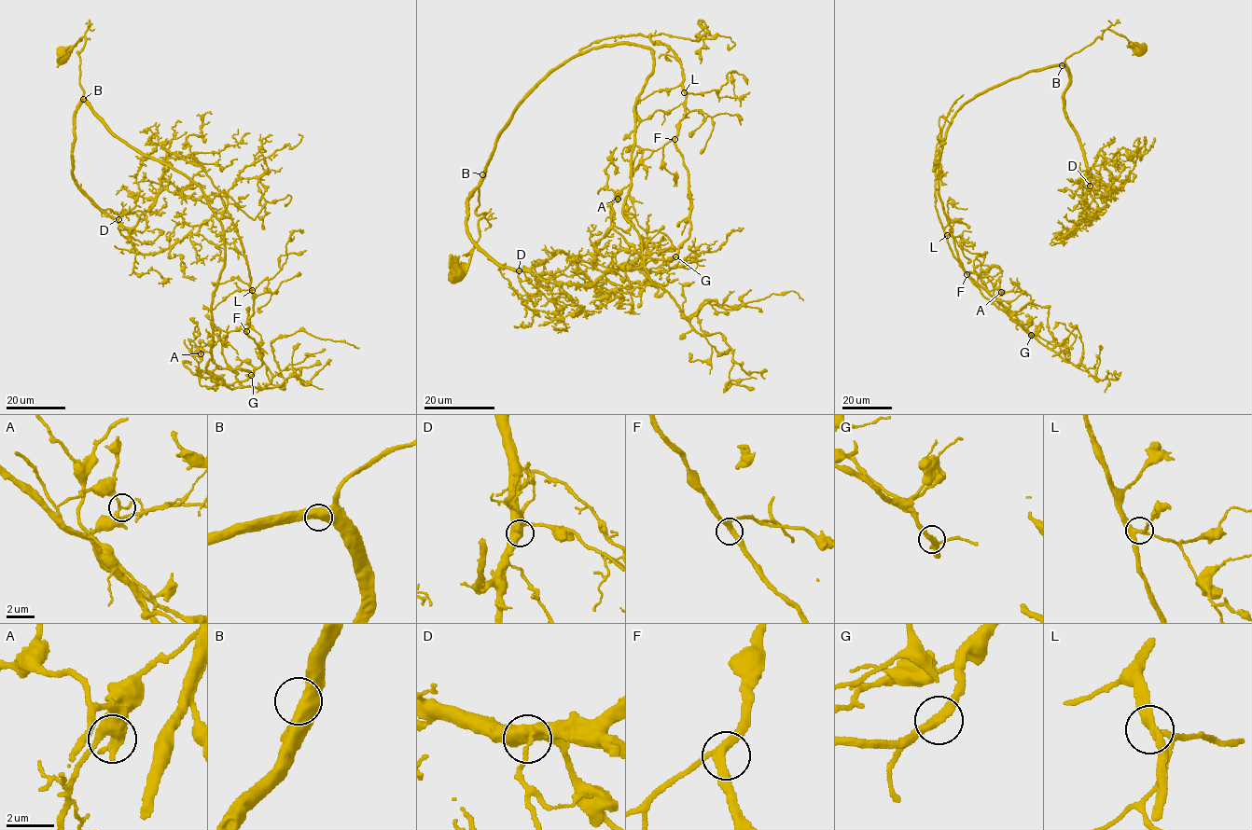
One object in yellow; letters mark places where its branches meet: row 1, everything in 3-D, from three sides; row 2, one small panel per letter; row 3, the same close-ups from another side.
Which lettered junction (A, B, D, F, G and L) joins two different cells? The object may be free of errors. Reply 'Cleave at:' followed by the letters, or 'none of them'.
Cleave at: A

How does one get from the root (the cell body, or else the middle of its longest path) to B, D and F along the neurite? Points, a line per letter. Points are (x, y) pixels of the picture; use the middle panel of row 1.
B: (456, 273), (467, 267), (479, 237), (479, 220), (485, 214), (479, 215), (475, 209), (482, 174)
D: (456, 273), (479, 237), (483, 176), (467, 202), (466, 228), (477, 247), (519, 270)
F: (456, 273), (479, 237), (479, 182), (497, 134), (568, 61), (615, 44), (647, 48), (630, 177), (674, 139)

